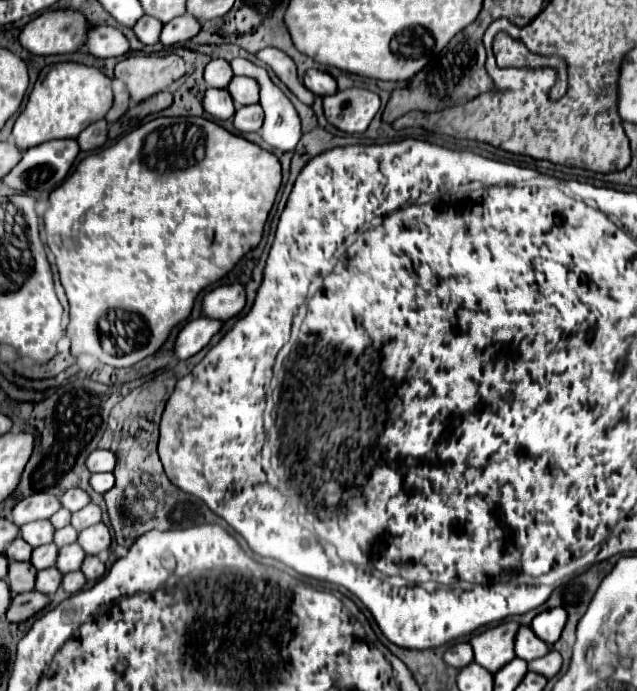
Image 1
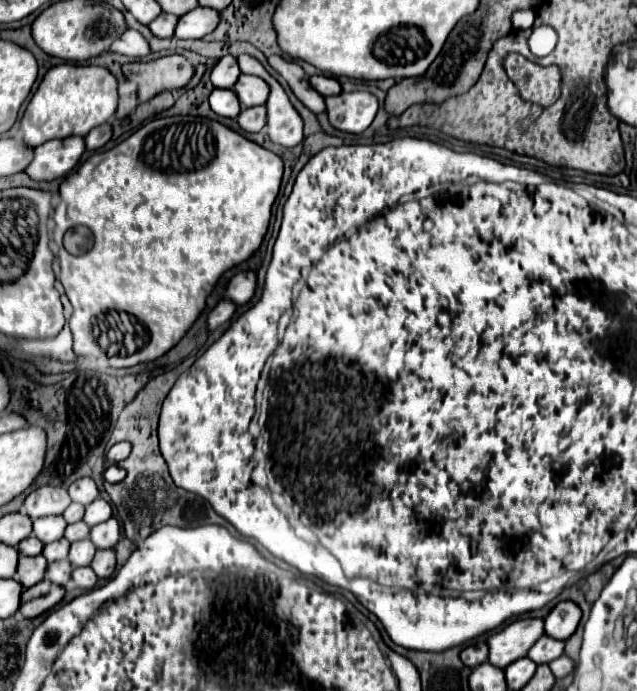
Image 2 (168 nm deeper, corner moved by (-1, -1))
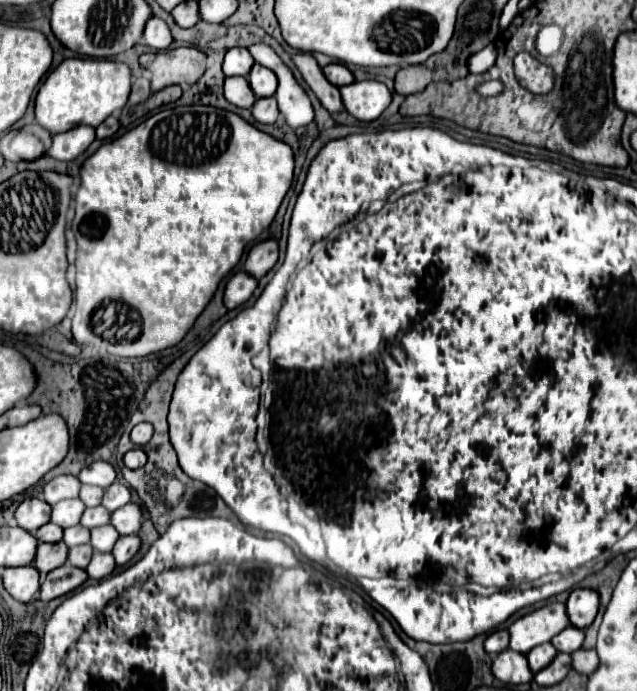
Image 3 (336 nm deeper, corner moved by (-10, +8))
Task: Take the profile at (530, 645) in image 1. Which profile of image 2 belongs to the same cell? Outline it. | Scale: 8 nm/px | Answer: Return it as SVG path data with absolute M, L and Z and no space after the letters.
M541 636L533 648L529 650L529 658L535 664L549 664L553 658L559 658L565 650L565 642L563 640L553 640L551 636Z

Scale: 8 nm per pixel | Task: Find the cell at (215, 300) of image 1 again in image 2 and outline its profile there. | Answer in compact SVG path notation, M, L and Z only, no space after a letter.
M245 270L245 272L239 272L231 278L229 286L227 286L227 292L225 292L225 298L233 300L235 304L245 304L251 300L253 292L255 292L255 284L257 284L257 274L251 272L251 270Z

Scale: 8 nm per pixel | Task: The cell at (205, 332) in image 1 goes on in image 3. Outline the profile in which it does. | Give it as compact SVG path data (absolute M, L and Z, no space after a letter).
M238 271L238 273L228 281L226 291L224 291L224 305L226 305L226 309L236 309L238 305L246 303L246 301L252 297L256 285L258 285L258 283L256 283L254 277L246 275L244 271Z

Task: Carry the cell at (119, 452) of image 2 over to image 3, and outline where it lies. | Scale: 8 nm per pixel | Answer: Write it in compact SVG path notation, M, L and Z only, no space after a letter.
M138 423L138 425L132 429L132 433L130 433L130 441L132 441L134 445L144 445L144 443L150 441L152 433L154 433L154 429L152 429L150 423Z

